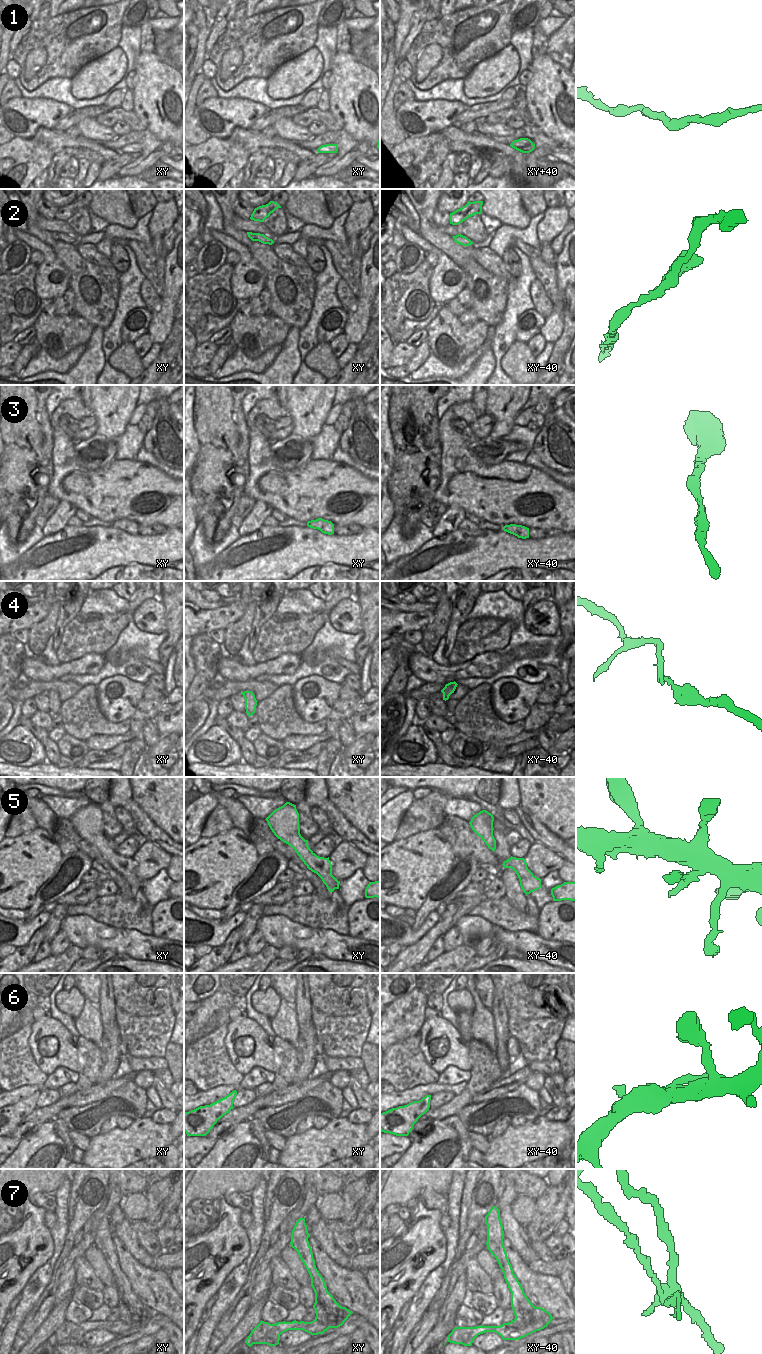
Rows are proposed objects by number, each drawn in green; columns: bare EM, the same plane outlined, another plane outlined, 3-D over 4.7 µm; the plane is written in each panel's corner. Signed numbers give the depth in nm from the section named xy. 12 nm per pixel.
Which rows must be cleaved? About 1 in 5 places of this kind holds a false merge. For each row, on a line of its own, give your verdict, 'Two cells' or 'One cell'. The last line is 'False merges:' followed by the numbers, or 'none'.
1: One cell
2: One cell
3: One cell
4: One cell
5: One cell
6: One cell
7: Two cells
False merges: 7.

